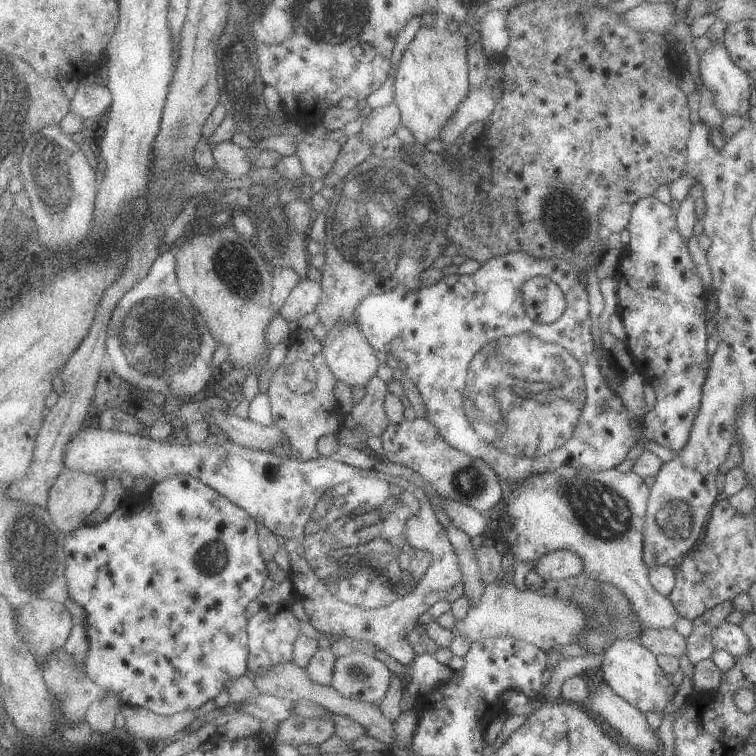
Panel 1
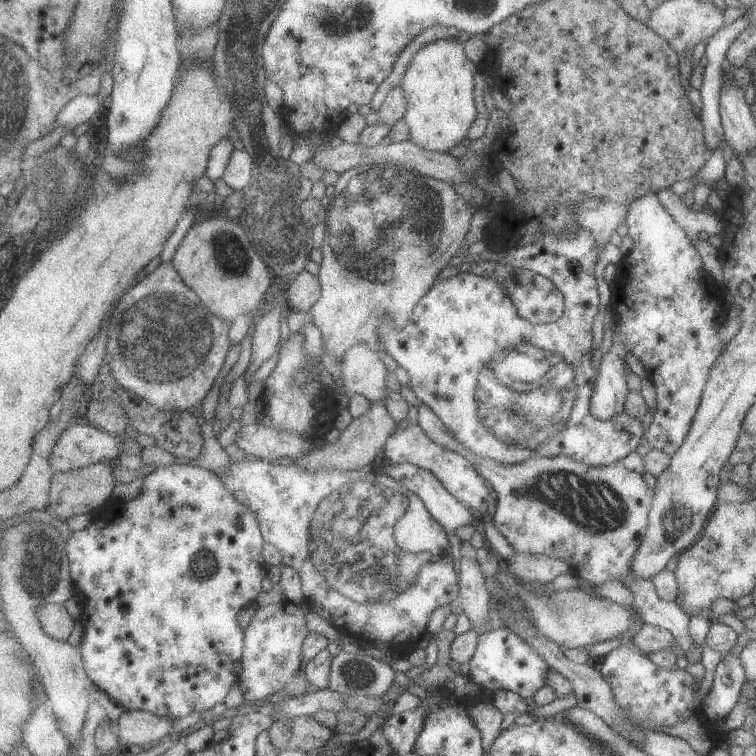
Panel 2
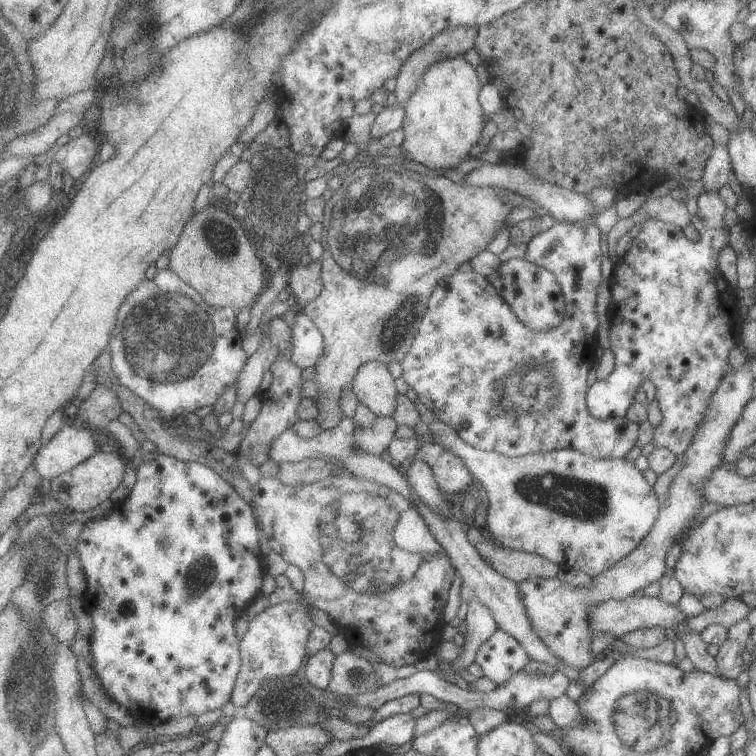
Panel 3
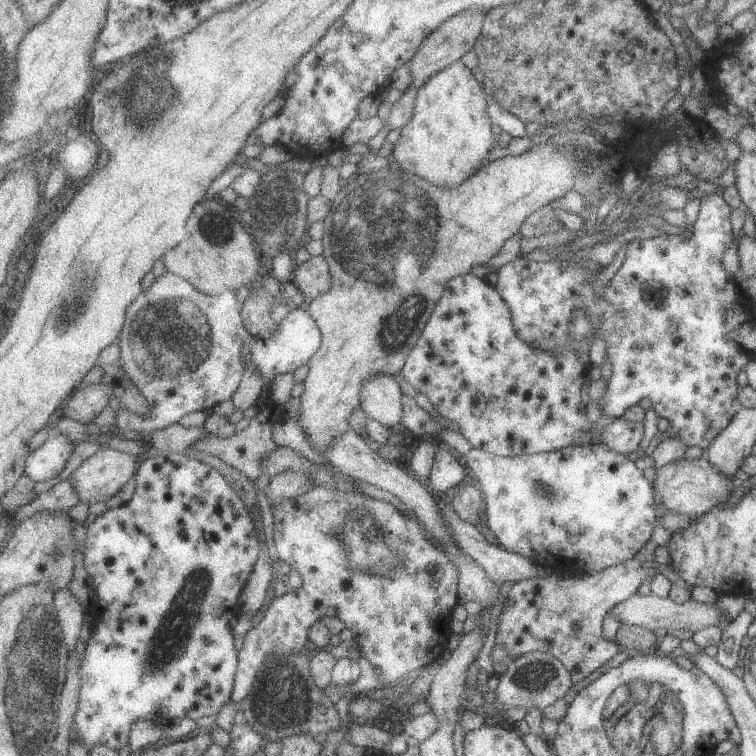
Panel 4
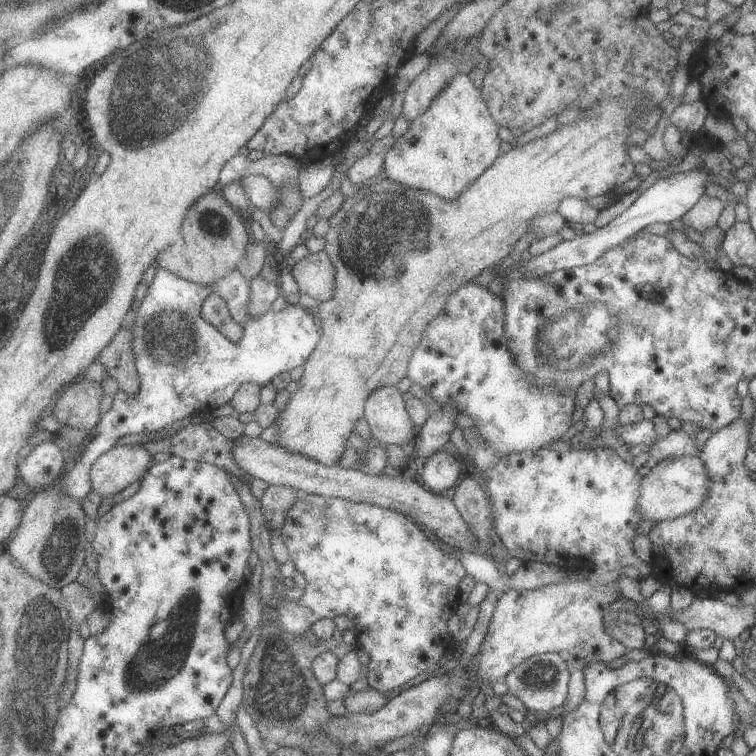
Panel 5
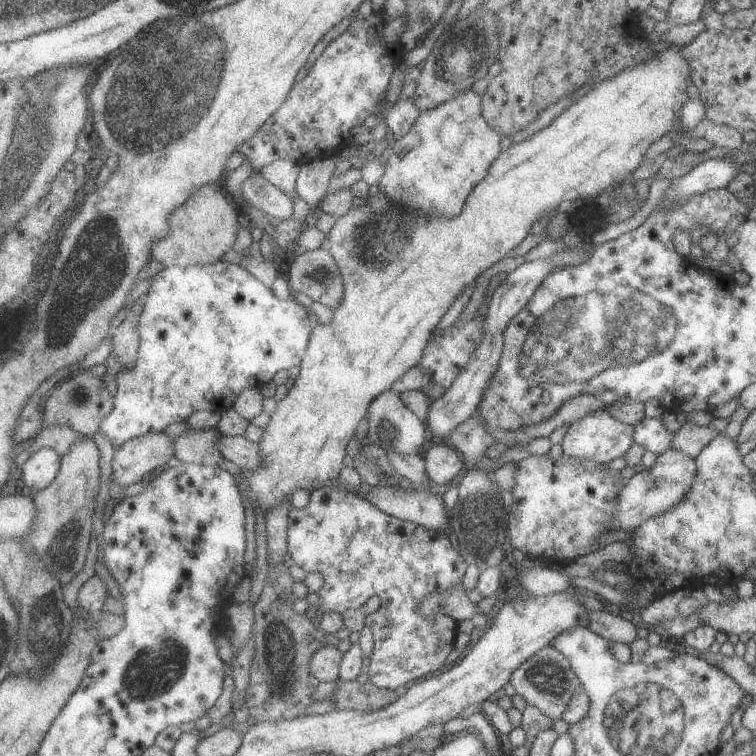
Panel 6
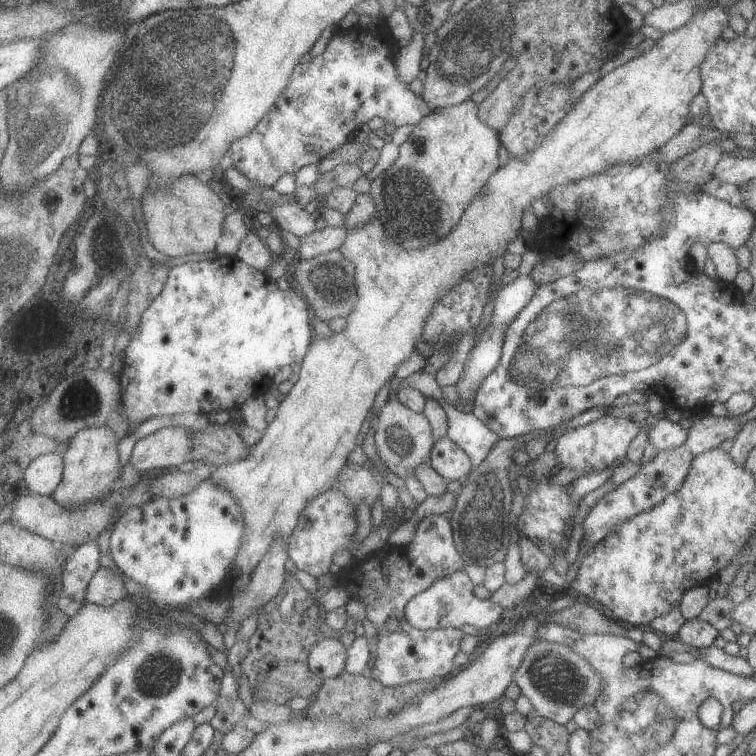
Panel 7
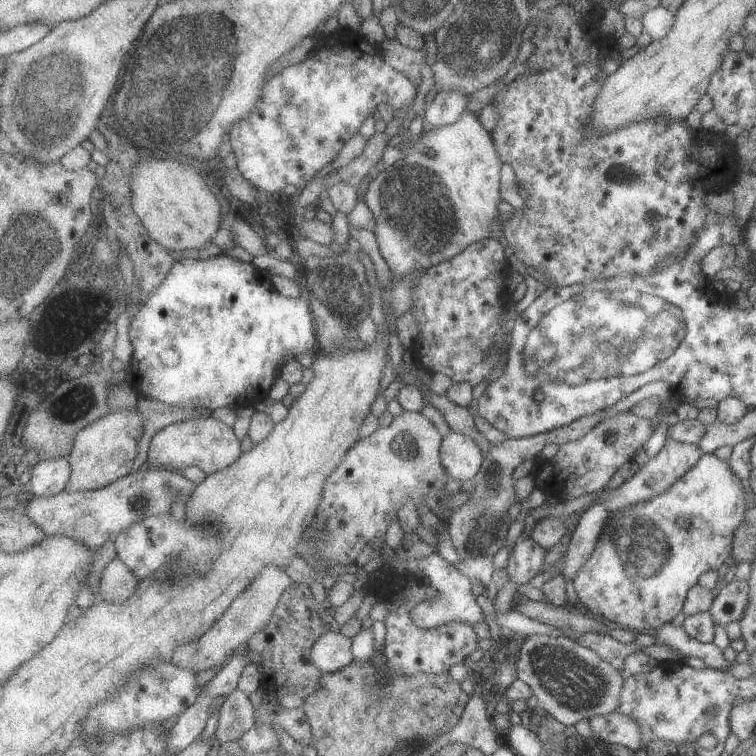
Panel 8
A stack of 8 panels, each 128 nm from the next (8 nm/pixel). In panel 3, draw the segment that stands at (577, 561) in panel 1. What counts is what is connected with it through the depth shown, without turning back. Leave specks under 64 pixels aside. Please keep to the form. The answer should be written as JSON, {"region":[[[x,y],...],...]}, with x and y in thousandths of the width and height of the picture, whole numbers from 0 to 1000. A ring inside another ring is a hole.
{"region":[[[619,698],[619,710],[623,720],[657,757],[684,772],[701,765],[734,765],[739,754],[746,753],[720,735],[683,729],[659,720],[648,708],[642,709],[631,698]]]}

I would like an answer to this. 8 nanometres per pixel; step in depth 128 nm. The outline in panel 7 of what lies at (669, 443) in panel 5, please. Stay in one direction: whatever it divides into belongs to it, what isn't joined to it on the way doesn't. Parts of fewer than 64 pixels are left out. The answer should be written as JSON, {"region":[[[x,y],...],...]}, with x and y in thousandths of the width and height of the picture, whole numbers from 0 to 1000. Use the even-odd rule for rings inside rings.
{"region":[[[913,546],[910,554],[914,565],[909,567],[909,582],[903,589],[917,603],[951,591],[956,582],[970,582],[981,565],[976,556],[960,550],[937,548],[921,552],[921,546]]]}

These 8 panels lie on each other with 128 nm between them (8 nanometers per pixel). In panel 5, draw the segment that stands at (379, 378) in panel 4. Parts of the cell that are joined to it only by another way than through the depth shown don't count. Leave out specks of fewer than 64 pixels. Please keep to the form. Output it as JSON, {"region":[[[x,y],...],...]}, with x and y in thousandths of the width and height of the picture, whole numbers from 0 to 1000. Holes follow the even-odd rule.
{"region":[[[524,509],[507,511],[491,521],[483,554],[497,586],[533,590],[550,583],[550,561],[538,542],[534,521]]]}

